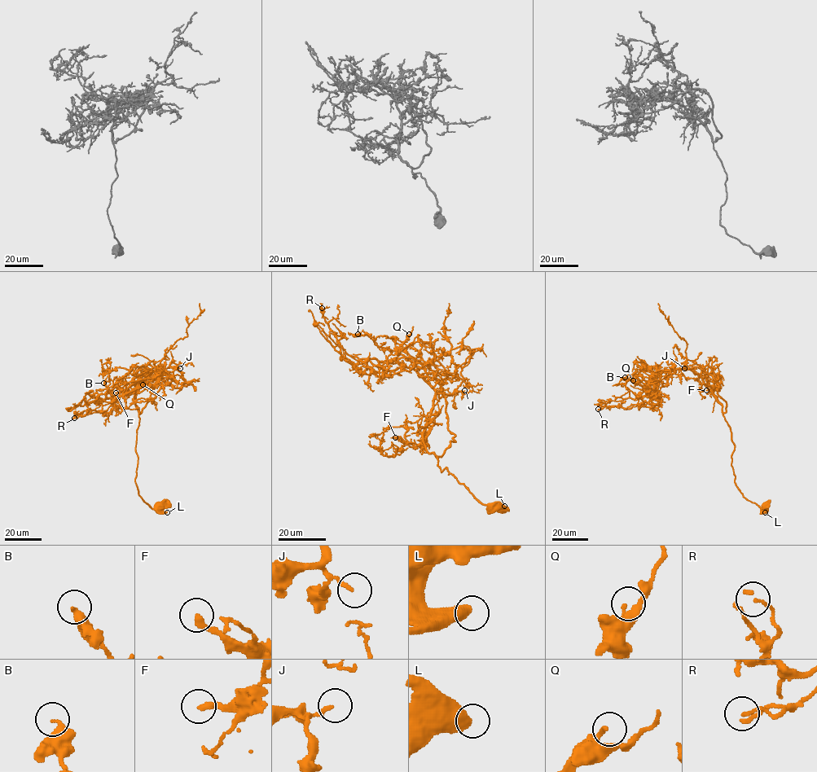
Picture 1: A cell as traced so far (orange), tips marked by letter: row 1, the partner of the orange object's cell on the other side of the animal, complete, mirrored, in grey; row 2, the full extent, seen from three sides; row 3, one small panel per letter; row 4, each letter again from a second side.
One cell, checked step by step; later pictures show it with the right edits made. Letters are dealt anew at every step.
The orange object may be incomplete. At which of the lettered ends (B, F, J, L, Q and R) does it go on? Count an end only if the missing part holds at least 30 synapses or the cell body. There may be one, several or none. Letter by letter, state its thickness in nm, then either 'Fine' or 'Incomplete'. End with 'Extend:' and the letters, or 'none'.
B: Thickness 280 nm. Fine
F: Thickness 280 nm. Incomplete
J: Thickness 150 nm. Incomplete
L: Thickness 600 nm. Fine
Q: Thickness 160 nm. Fine
R: Thickness 110 nm. Fine
Extend: F, J

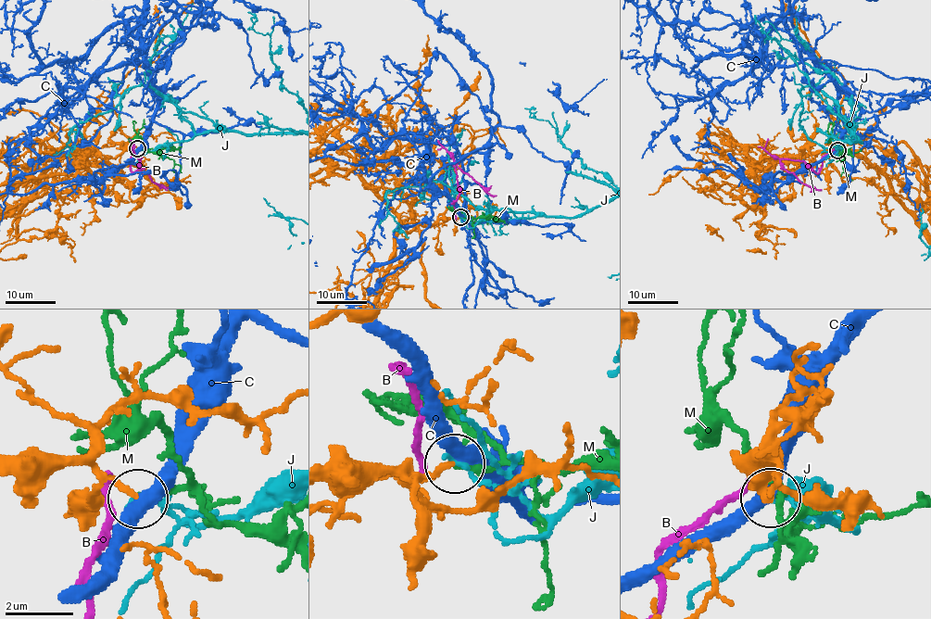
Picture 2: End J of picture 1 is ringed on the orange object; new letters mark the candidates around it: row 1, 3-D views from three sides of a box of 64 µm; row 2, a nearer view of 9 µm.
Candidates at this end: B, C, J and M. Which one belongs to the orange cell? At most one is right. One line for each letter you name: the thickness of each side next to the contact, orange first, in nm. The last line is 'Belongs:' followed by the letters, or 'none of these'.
M: 150 nm thick on the orange side, 160 nm on the other
Belongs: M

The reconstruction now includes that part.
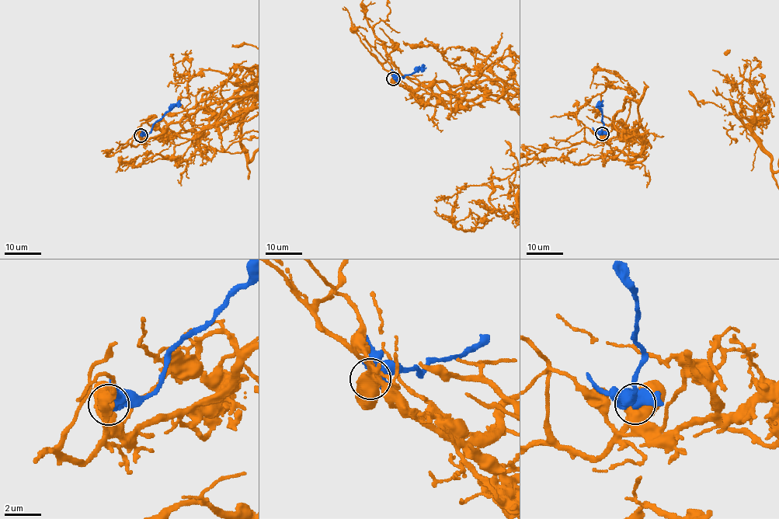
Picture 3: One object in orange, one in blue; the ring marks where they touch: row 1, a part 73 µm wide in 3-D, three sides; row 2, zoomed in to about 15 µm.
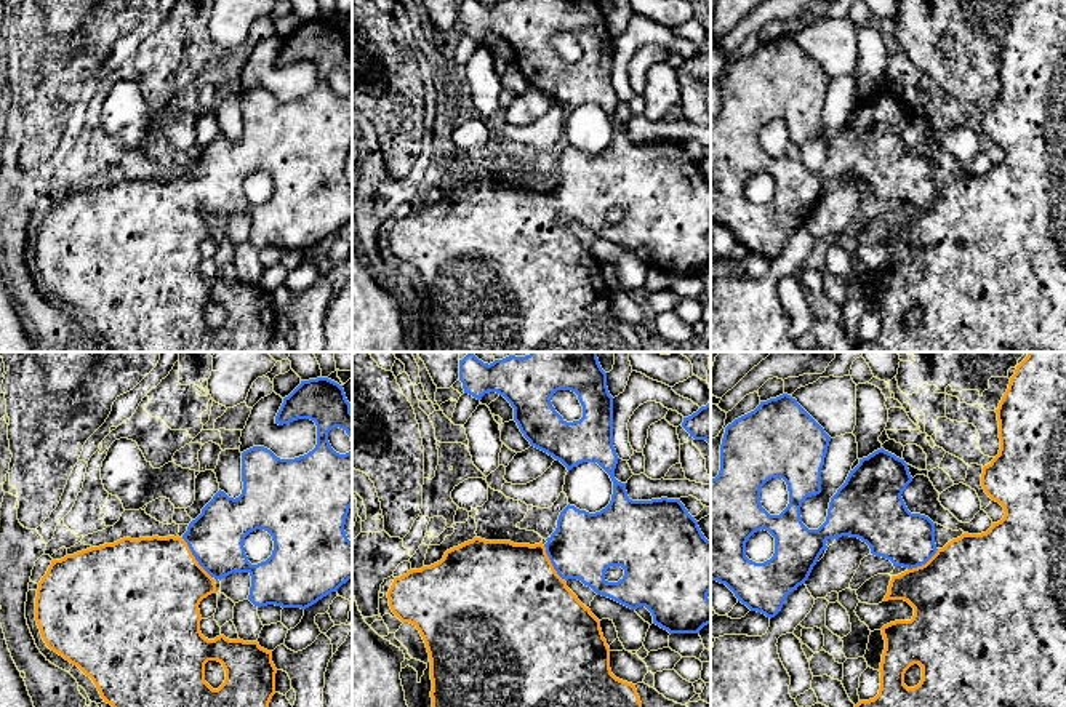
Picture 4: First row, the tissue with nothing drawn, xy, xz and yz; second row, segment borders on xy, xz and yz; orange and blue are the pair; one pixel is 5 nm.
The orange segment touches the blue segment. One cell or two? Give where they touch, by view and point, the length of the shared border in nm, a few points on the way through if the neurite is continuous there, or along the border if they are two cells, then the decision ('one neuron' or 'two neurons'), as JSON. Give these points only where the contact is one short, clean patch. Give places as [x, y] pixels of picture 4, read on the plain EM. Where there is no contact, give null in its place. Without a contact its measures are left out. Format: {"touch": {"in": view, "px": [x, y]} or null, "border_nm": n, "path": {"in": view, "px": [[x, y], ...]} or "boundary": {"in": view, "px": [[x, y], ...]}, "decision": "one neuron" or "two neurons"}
{"touch": {"in": "xy", "px": [194, 200]}, "border_nm": 260, "path": {"in": "xy", "px": [[152, 227], [194, 200], [216, 178]]}, "decision": "one neuron"}

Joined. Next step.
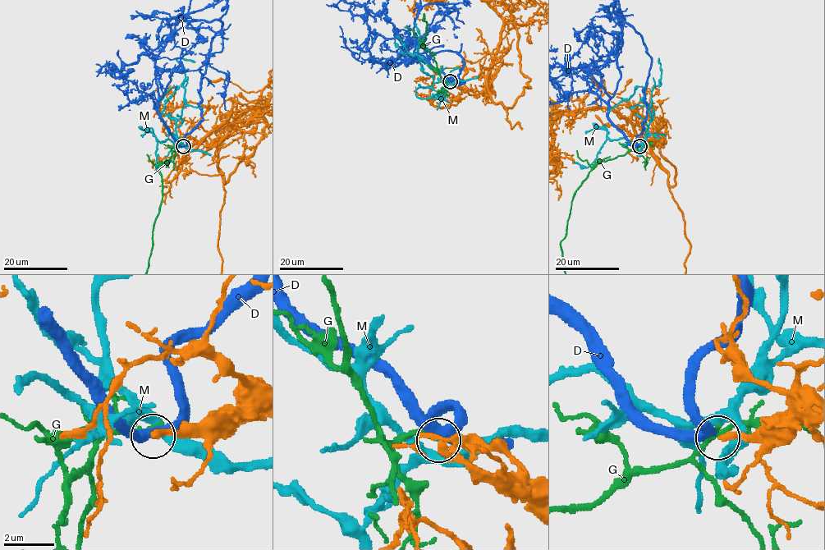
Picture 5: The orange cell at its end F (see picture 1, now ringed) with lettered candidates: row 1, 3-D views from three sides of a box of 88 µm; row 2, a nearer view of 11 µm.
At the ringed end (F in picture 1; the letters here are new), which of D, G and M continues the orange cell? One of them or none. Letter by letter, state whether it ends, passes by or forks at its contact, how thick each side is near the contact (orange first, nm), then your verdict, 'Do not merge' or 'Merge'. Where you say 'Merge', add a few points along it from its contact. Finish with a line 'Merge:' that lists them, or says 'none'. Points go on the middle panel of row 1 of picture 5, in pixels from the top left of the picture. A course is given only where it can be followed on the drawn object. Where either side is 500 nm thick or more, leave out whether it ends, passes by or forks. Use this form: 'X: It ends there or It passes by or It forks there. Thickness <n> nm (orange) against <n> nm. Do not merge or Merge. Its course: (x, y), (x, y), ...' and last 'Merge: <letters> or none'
D: It passes by. Thickness 260 nm (orange) against 360 nm. Do not merge
G: It ends there. Thickness 260 nm (orange) against 240 nm. Do not merge
M: It passes by. Thickness 420 nm (orange) against 460 nm. Do not merge
Merge: none

